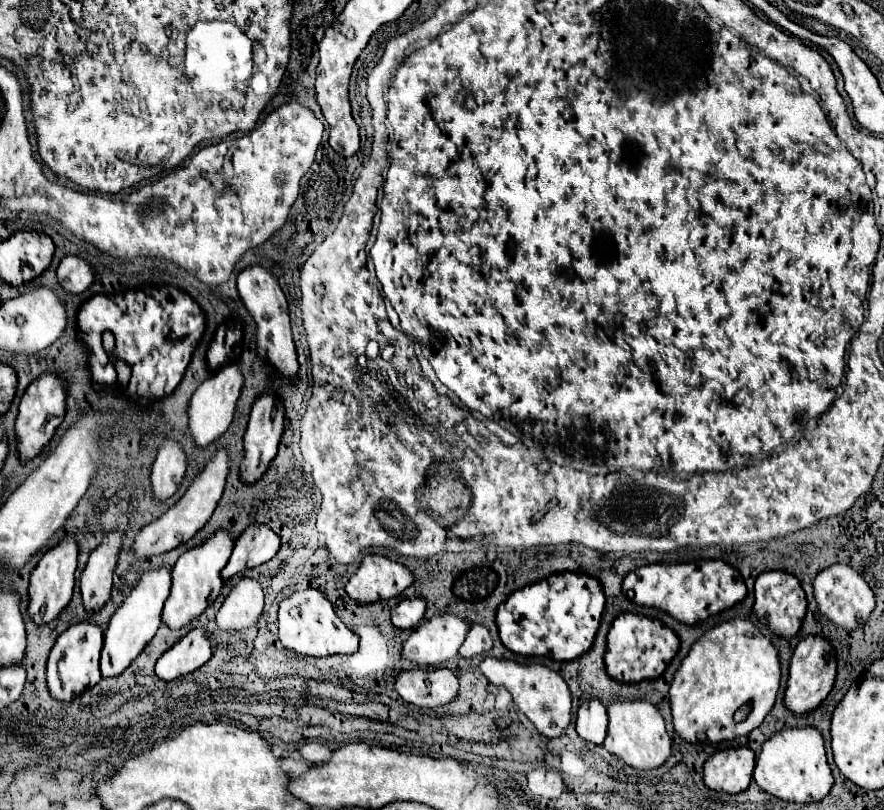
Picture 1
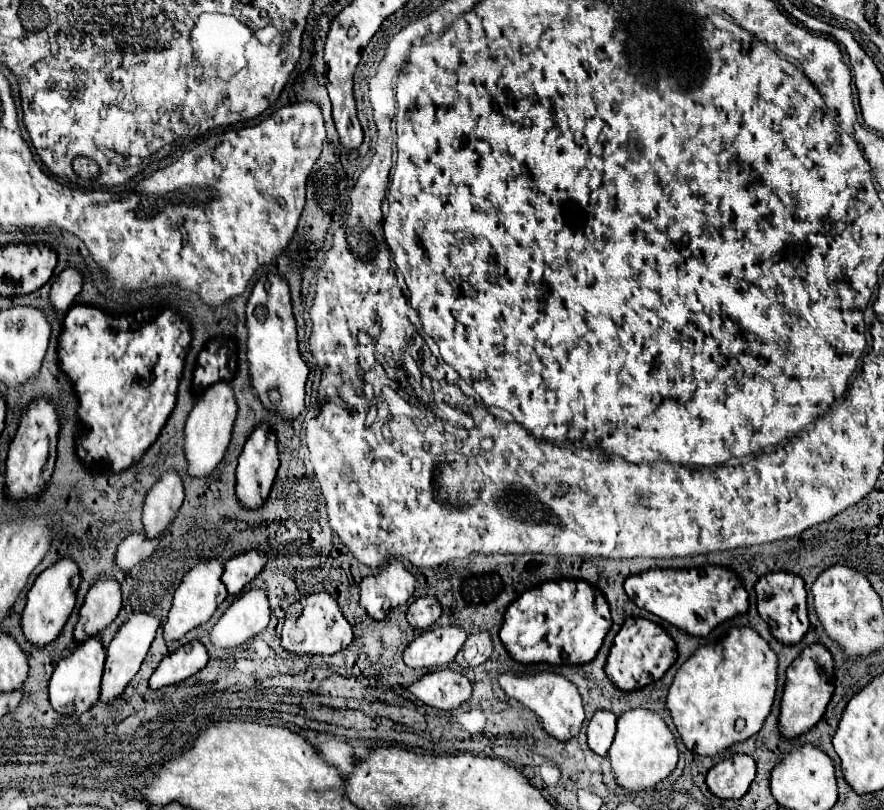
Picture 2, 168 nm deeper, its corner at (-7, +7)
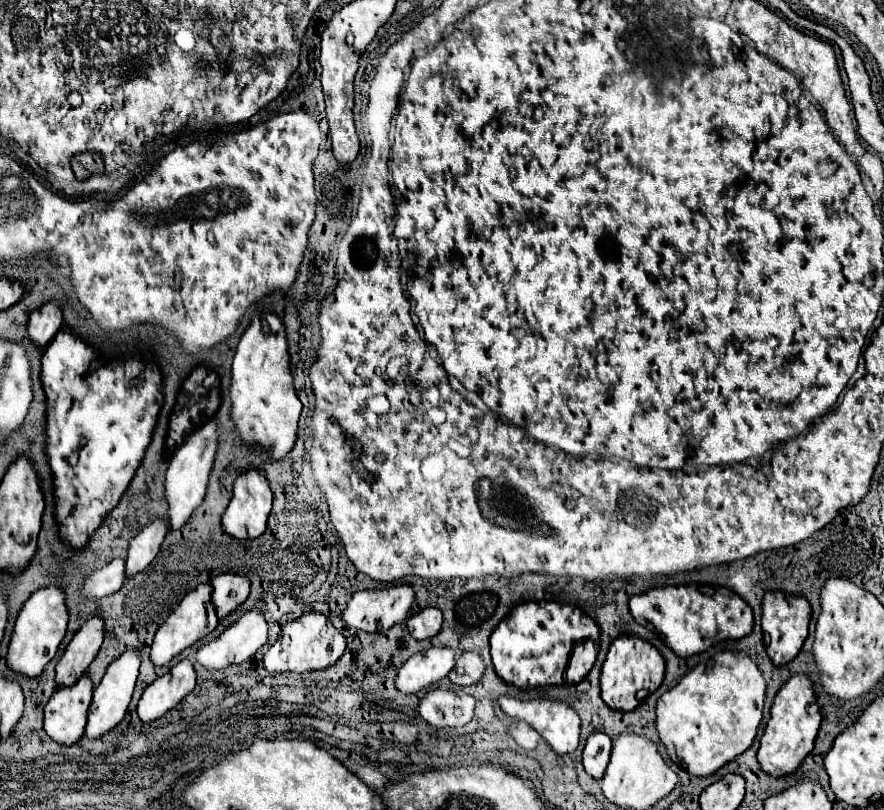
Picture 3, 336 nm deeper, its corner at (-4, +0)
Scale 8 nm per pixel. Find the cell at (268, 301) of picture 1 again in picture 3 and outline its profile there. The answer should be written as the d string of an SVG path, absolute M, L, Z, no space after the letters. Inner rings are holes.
M255 314L245 328L233 358L231 378L231 416L237 434L247 444L263 446L275 460L283 458L295 444L301 400L297 398L289 370L285 324L275 314Z

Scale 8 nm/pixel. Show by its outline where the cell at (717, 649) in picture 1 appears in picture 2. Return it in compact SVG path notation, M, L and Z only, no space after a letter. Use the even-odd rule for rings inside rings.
M734 627L728 633L728 637L722 639L720 643L700 647L678 669L674 683L668 691L668 699L666 699L666 707L672 715L676 731L682 737L682 743L686 745L686 749L690 749L698 755L704 755L704 757L714 757L716 753L724 753L724 749L732 747L734 743L746 741L752 735L756 735L762 729L762 723L772 709L772 701L776 695L776 669L778 669L776 653L750 627ZM738 717L742 717L746 721L746 729L742 733L738 733L734 729L734 723Z

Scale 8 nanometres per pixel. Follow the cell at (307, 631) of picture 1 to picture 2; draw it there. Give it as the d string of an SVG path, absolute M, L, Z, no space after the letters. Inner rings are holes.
M314 593L308 597L302 597L290 609L286 611L284 627L280 645L288 653L296 655L332 655L342 649L346 649L352 643L352 627L344 619L342 611L338 609L338 603L328 593Z

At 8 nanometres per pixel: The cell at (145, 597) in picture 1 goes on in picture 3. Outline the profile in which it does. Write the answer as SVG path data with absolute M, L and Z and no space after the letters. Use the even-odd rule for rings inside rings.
M127 648L119 658L115 658L107 666L107 672L105 672L101 684L95 688L93 702L89 706L89 720L87 720L87 728L85 728L85 734L89 738L97 738L97 736L109 732L111 728L115 728L123 720L123 716L129 708L129 702L131 702L131 694L133 694L137 676L139 676L139 664L141 664L139 650L137 648Z

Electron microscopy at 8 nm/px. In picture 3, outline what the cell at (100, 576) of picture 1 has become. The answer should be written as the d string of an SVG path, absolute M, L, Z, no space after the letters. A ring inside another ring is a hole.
M93 614L81 626L81 630L77 630L63 658L59 660L57 678L55 678L57 684L71 686L73 682L77 682L77 678L89 668L89 664L97 656L97 650L101 648L103 642L103 634L105 634L105 622L99 614Z

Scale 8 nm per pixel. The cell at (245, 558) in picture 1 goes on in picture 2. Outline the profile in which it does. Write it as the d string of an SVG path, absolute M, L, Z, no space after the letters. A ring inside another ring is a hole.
M254 549L230 559L224 565L224 575L222 575L222 583L226 585L228 595L240 593L262 571L264 561L266 561L264 553L254 551Z

